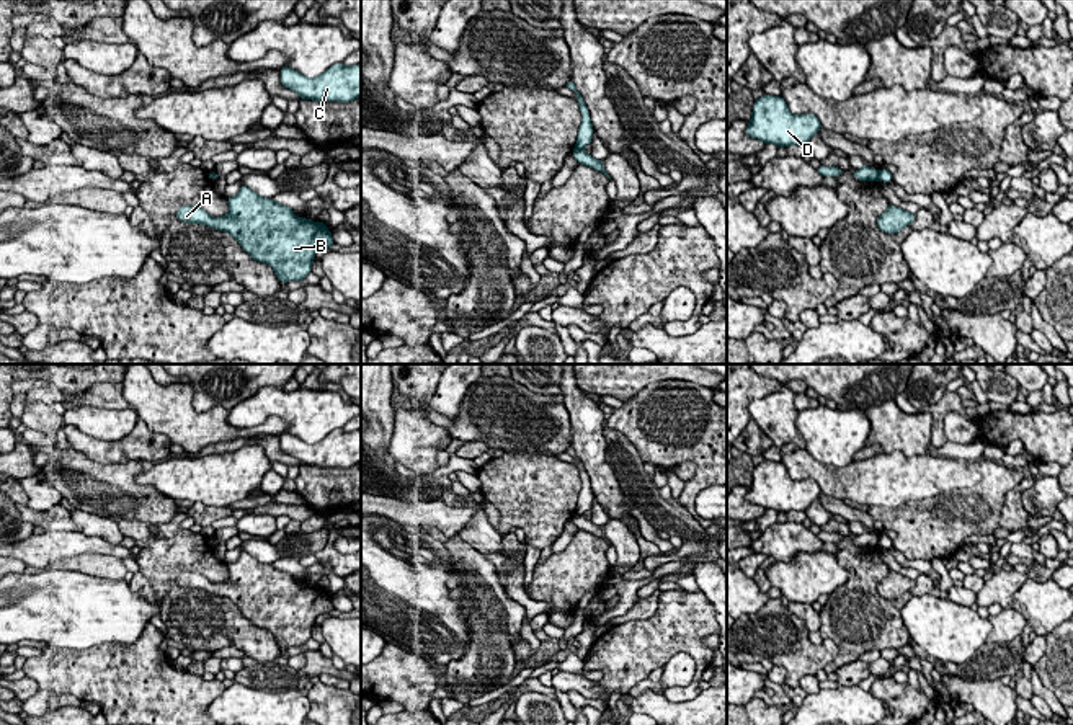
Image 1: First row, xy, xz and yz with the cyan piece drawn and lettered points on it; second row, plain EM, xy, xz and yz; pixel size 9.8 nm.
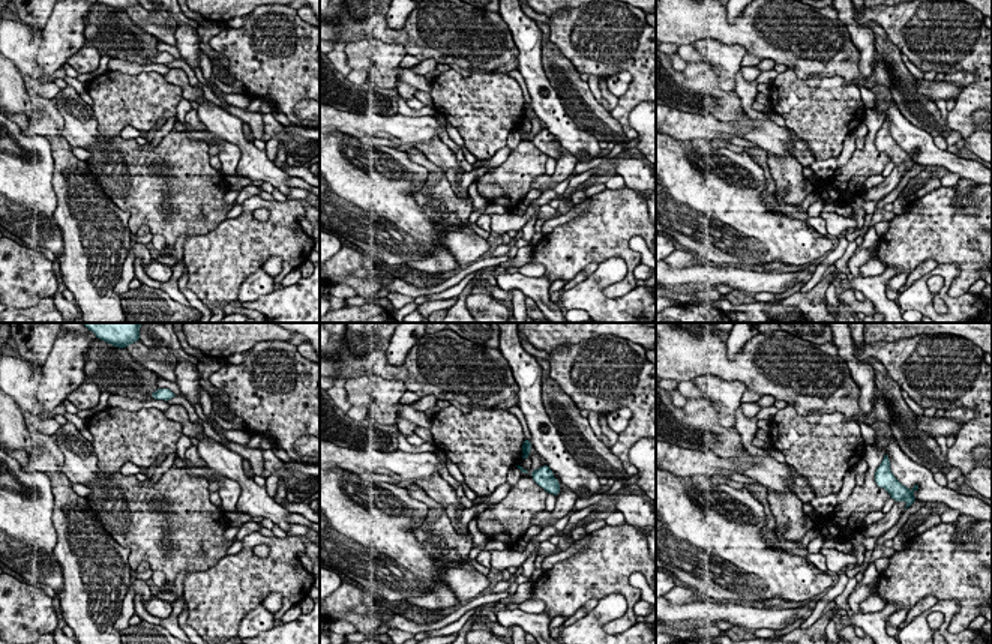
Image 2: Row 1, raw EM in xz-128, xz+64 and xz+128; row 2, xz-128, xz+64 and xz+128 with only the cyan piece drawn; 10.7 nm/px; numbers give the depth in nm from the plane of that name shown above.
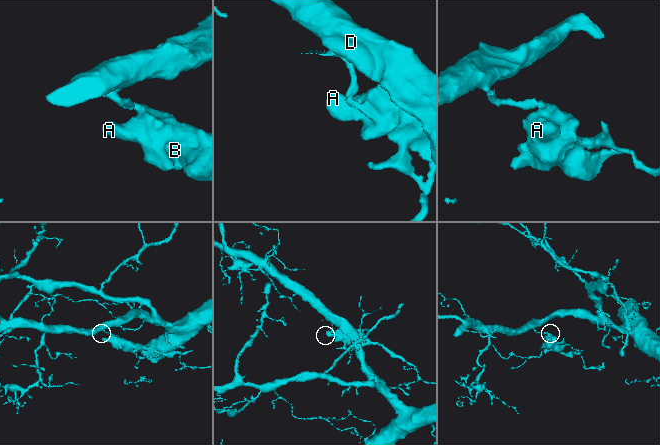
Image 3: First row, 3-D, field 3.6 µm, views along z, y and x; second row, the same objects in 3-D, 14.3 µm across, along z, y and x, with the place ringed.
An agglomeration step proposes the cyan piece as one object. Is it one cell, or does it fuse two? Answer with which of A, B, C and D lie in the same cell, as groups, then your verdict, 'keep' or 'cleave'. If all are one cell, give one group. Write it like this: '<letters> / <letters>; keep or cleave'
A B / C D; cleave

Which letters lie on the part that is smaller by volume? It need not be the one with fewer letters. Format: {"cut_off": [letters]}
{"cut_off": ["A", "B"]}

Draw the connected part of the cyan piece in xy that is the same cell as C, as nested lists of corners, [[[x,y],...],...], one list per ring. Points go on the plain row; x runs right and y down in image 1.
[[[335,429],[322,441],[307,444],[291,433],[279,436],[281,449],[296,457],[301,465],[348,469],[361,462],[361,429]]]

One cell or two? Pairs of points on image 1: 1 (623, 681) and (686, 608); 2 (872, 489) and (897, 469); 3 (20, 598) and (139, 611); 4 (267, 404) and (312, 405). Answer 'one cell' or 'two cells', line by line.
1: one cell
2: one cell
3: one cell
4: one cell

